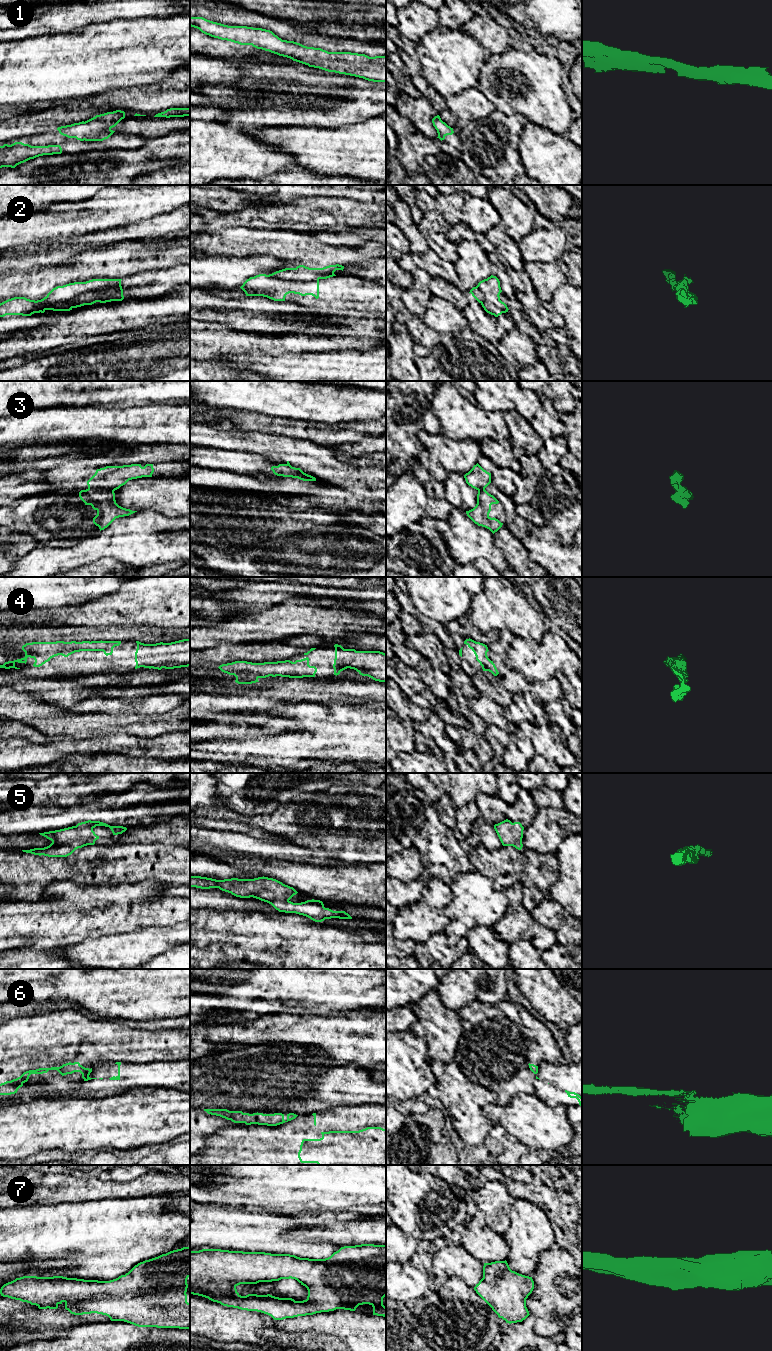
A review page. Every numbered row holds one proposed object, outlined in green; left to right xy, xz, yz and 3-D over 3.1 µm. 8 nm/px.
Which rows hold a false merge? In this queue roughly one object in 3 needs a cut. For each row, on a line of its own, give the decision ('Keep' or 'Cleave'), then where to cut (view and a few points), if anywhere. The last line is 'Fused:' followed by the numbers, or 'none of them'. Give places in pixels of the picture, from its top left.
1: Keep. No split
2: Cleave. Split along xy (118, 290), (114, 295), (98, 301), (74, 301)
3: Cleave. Split along xy (88, 487), (113, 491)
4: Keep. No split
5: Keep. No split
6: Cleave. Split along xy (88, 1076), (84, 1079)
7: Keep. No split
Fused: 2, 3, 6

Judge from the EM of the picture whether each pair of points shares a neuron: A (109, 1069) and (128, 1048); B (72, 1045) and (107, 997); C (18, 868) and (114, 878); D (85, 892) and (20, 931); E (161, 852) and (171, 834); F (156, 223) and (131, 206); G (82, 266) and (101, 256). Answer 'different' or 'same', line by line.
A: different
B: different
C: same
D: same
E: different
F: different
G: same

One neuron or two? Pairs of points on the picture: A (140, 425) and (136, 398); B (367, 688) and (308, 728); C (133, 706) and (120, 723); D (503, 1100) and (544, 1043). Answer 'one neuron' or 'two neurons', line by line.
A: two neurons
B: two neurons
C: two neurons
D: one neuron

